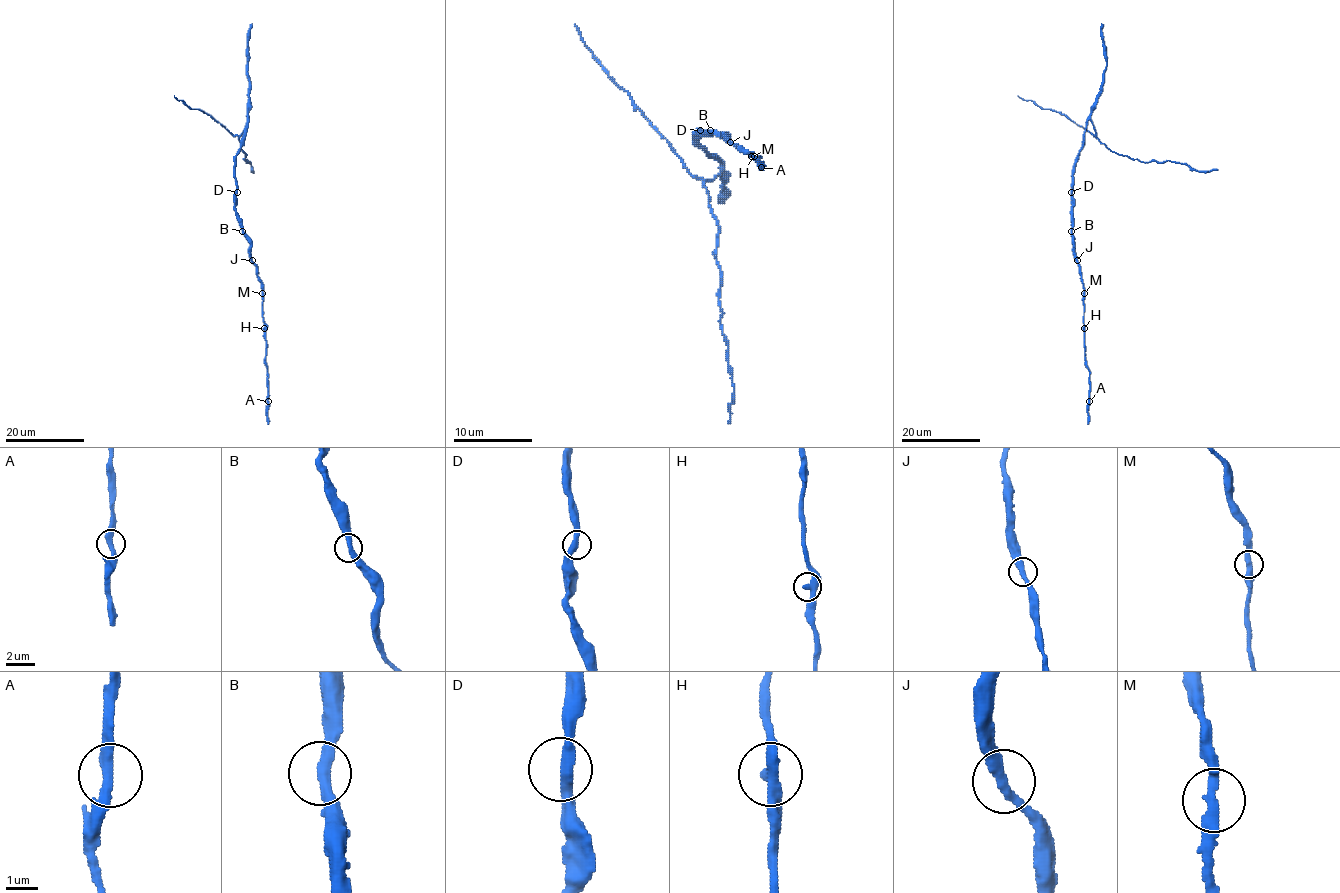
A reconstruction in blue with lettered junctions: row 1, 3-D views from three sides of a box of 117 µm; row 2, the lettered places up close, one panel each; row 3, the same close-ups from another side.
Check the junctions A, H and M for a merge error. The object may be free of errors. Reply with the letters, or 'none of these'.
none of these

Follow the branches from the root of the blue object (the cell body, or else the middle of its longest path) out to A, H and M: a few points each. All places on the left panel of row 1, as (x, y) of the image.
A: (235, 192), (235, 215), (250, 244), (250, 259), (256, 266), (262, 289), (268, 401)
H: (235, 192), (235, 215), (250, 244), (250, 259), (261, 283), (264, 328)
M: (235, 192), (235, 215), (250, 244), (250, 259), (256, 266), (263, 293)

